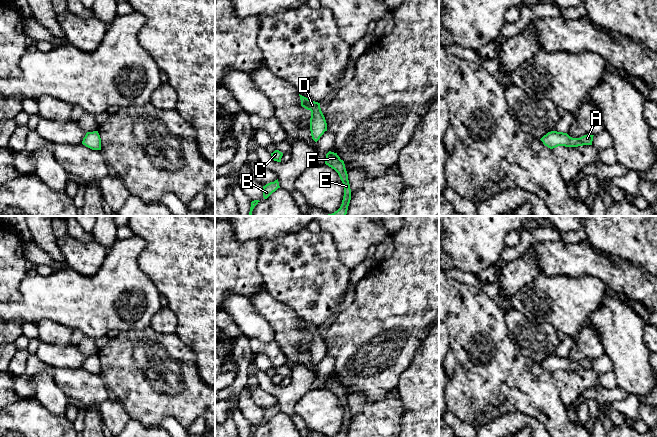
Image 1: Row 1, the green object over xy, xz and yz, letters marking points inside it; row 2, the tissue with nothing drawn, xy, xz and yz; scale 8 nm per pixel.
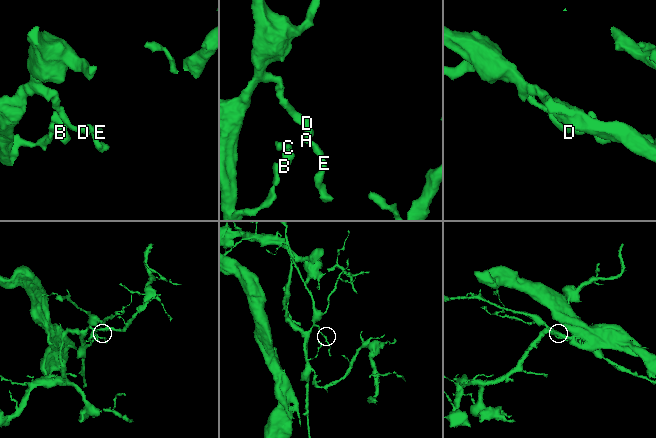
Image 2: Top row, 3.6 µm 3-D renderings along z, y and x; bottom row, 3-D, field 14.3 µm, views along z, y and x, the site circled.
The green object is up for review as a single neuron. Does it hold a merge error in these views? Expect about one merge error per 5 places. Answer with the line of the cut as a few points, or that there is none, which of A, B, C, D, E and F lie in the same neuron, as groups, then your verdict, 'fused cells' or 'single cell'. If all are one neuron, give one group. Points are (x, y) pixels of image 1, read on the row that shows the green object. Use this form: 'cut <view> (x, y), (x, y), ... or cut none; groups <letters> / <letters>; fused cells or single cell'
cut none; groups A B C D E F; single cell

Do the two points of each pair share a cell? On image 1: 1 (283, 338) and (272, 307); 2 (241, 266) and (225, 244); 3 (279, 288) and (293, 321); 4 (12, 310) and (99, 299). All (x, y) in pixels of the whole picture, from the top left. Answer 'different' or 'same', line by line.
1: same
2: same
3: different
4: same

